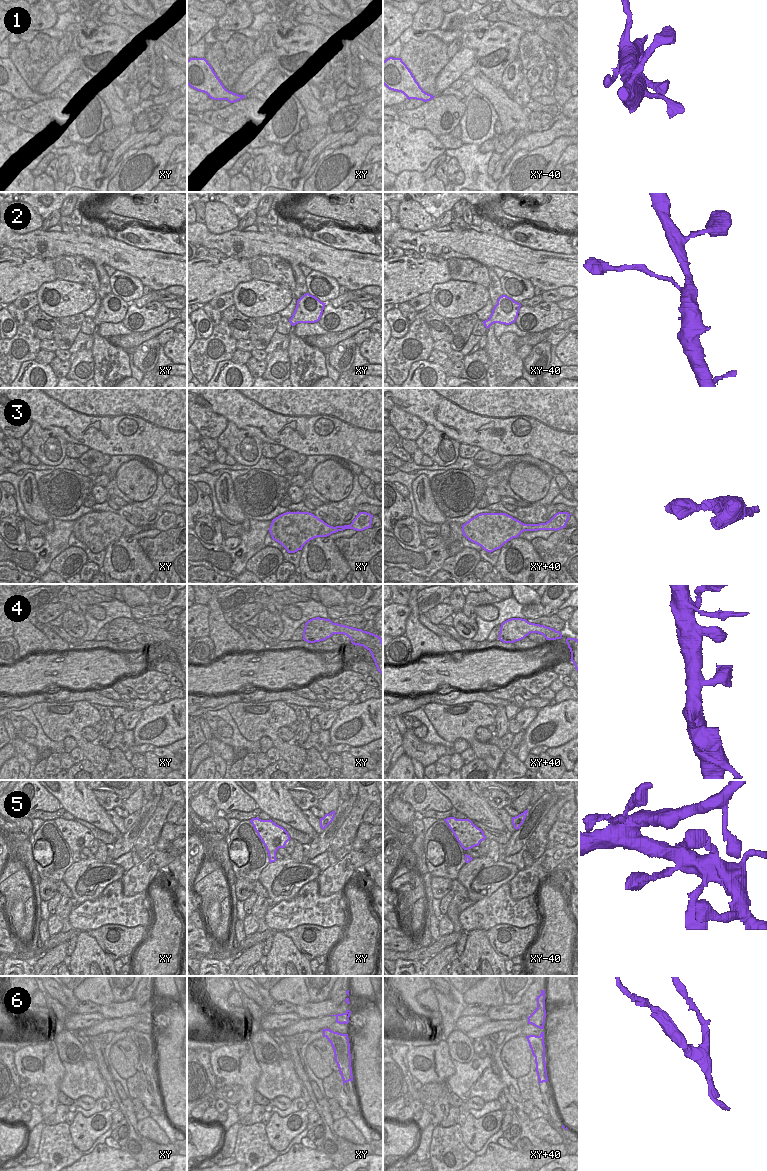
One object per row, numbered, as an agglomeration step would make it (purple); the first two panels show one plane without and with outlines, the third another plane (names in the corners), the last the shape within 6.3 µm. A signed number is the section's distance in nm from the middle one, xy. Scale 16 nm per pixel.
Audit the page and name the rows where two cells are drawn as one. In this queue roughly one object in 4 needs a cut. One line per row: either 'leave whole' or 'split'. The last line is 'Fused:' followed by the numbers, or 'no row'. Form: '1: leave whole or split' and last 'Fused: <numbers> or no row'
1: leave whole
2: leave whole
3: leave whole
4: leave whole
5: leave whole
6: split
Fused: 6

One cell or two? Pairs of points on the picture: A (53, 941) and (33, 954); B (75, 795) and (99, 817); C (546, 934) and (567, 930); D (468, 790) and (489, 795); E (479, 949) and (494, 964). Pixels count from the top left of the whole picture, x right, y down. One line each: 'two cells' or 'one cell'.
A: one cell
B: one cell
C: one cell
D: two cells
E: one cell

